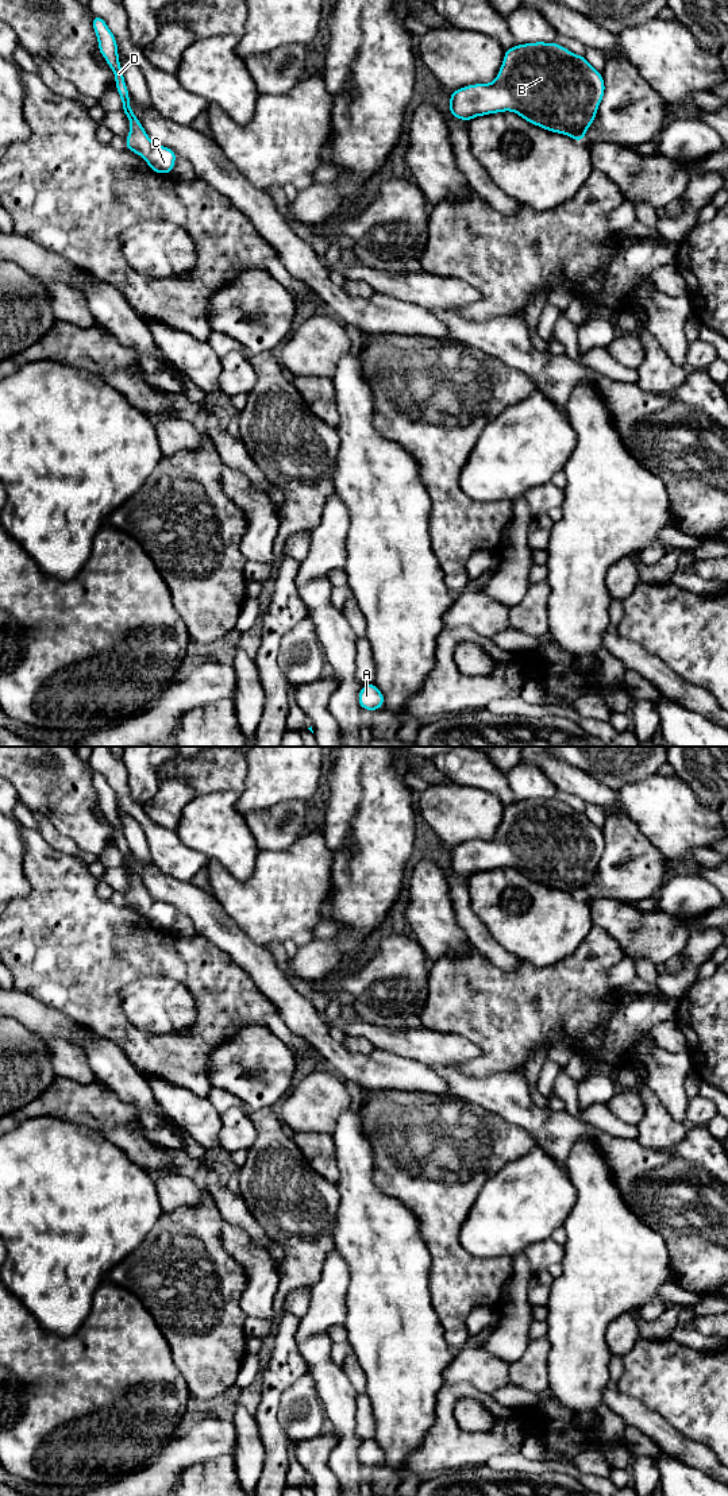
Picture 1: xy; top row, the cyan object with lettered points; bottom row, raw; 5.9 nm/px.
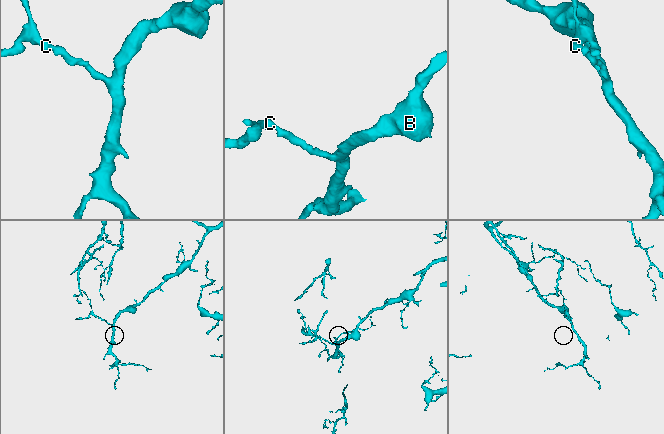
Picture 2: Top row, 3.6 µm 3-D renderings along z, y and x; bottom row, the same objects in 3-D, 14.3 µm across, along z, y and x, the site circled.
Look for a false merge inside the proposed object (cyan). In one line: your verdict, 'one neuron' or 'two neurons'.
two neurons

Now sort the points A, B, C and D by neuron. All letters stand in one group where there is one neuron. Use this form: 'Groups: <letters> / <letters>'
Groups: A B C / D

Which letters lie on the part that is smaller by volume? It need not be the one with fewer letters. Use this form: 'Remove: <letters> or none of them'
Remove: D

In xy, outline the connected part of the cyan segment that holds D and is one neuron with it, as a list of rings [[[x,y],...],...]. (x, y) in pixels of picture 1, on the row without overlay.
[[[92,771],[92,780],[99,798],[99,809],[105,814],[107,821],[115,830],[115,844],[122,855],[122,868],[127,872],[131,882],[131,888],[124,892],[126,906],[134,907],[139,913],[146,914],[153,906],[154,899],[149,894],[135,868],[131,865],[131,852],[124,837],[115,791],[107,782],[105,776],[99,771]]]

